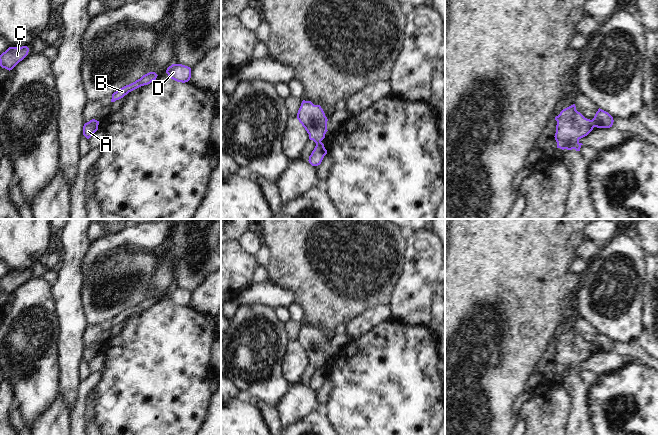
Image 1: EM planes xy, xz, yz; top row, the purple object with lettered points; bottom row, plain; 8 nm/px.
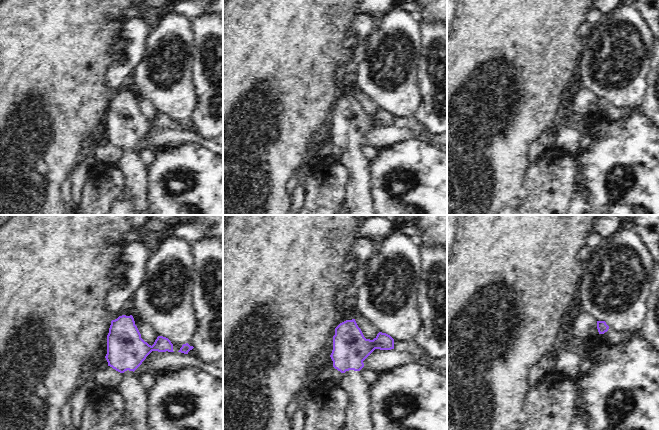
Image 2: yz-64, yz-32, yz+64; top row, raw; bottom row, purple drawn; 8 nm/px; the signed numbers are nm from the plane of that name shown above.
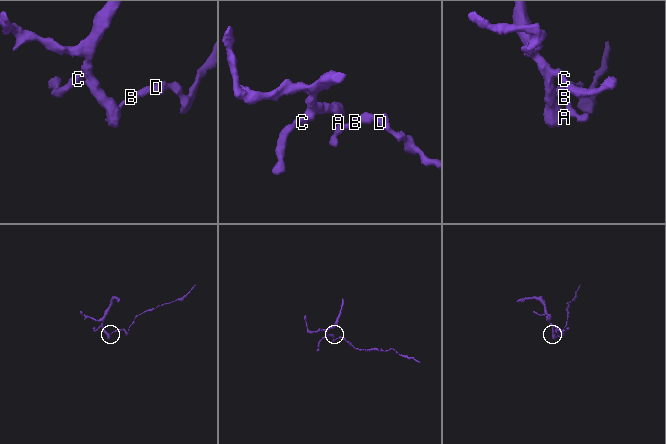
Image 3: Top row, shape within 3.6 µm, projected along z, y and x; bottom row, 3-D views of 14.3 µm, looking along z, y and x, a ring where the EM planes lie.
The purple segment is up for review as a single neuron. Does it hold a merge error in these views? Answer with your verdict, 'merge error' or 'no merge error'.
merge error

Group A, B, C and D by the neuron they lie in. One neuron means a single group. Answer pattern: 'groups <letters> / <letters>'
groups A C / B D

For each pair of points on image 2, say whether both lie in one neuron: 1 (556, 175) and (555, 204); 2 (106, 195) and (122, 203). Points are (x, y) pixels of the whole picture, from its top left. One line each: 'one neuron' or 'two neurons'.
1: one neuron
2: two neurons

